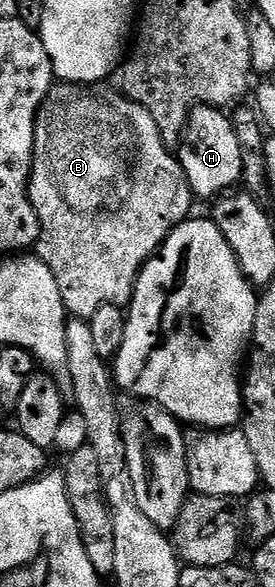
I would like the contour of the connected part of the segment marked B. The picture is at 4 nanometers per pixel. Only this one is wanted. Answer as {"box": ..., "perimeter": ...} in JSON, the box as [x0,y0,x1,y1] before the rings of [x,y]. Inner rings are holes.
{"box":[27,82,192,320],"perimeter":[[[56,82],[55,86],[45,97],[41,109],[35,118],[35,149],[33,165],[31,166],[31,182],[27,185],[27,192],[31,198],[33,209],[39,218],[39,241],[35,244],[34,254],[57,277],[57,289],[61,289],[61,301],[65,305],[68,316],[76,319],[90,320],[101,305],[117,305],[126,308],[135,295],[135,283],[139,280],[139,273],[143,264],[152,259],[159,250],[159,246],[175,232],[175,227],[181,225],[192,214],[191,186],[183,172],[183,166],[173,154],[172,148],[163,140],[161,129],[157,121],[137,101],[124,95],[118,86],[107,87],[106,82],[101,83],[64,83]]]}

